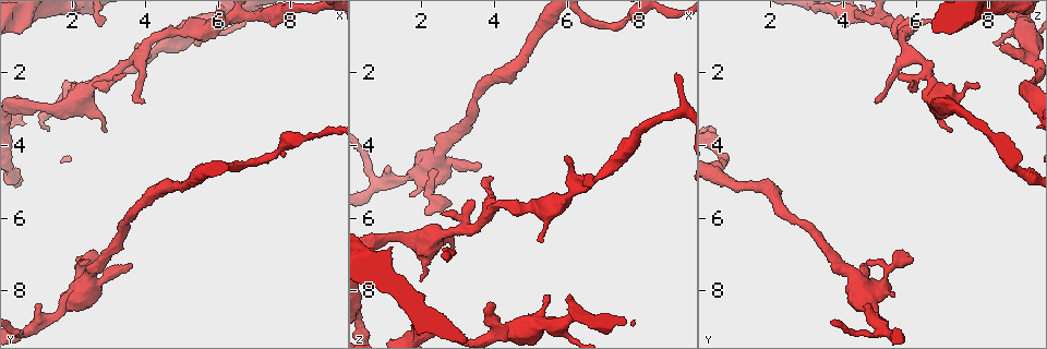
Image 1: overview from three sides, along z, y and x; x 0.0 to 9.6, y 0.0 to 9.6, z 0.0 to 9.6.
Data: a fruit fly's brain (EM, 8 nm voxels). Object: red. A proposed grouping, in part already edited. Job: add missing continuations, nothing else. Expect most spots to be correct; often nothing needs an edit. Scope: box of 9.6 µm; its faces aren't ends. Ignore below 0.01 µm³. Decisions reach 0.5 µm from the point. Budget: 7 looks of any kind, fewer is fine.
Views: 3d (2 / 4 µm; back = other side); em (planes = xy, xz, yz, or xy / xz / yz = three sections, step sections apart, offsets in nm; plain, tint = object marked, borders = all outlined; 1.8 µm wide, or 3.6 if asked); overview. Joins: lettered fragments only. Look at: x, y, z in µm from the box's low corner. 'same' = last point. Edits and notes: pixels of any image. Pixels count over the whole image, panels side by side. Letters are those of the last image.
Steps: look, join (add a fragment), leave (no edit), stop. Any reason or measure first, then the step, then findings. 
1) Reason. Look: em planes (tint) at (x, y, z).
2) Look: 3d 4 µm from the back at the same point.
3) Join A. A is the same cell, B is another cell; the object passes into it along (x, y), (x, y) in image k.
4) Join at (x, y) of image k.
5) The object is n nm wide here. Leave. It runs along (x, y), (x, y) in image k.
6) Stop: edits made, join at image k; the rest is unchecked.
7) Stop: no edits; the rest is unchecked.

Free end. Look: em xz step 16 (tint) at (2.55, 2.30, 5.95).

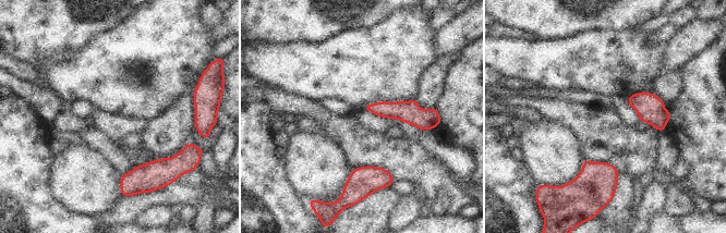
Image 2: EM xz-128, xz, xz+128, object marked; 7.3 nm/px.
Another direction. Look: em planes (borders) at the same point.

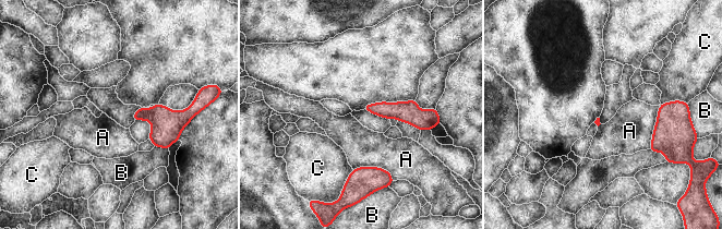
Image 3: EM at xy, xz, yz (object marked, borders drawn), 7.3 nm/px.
Leave. A, B and C are other cells; it runs along (368, 107), (408, 111), (425, 127) in image 3; none of them fits.

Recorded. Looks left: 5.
Free end. Look: em planes (borders) at (5.50, 1.20, 8.15).

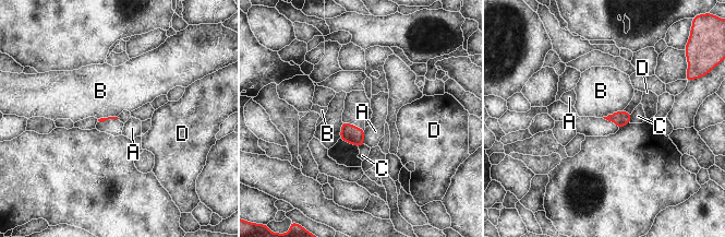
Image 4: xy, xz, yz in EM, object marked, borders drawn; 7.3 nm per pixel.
Leave. A, B, C and D are other cells; none of them fits.

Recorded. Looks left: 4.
Free end. Look: em xy step 16 (tint) at (4.00, 2.80, 4.80).

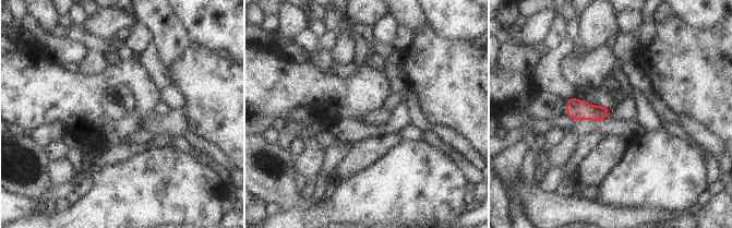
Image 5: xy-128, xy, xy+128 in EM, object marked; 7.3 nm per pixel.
Look: em xz step 4 (borders) at the same point.

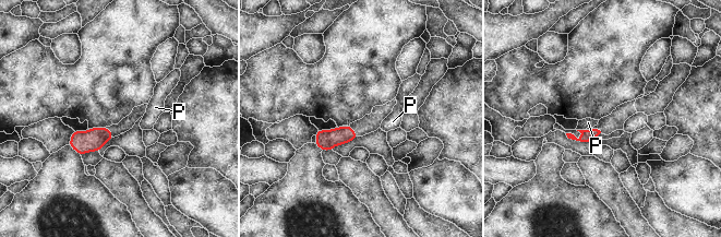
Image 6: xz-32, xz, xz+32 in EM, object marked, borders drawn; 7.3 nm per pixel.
Leave. P is another cell; none of them fits.

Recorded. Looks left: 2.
Stop: no edits; the rest is unchecked.

